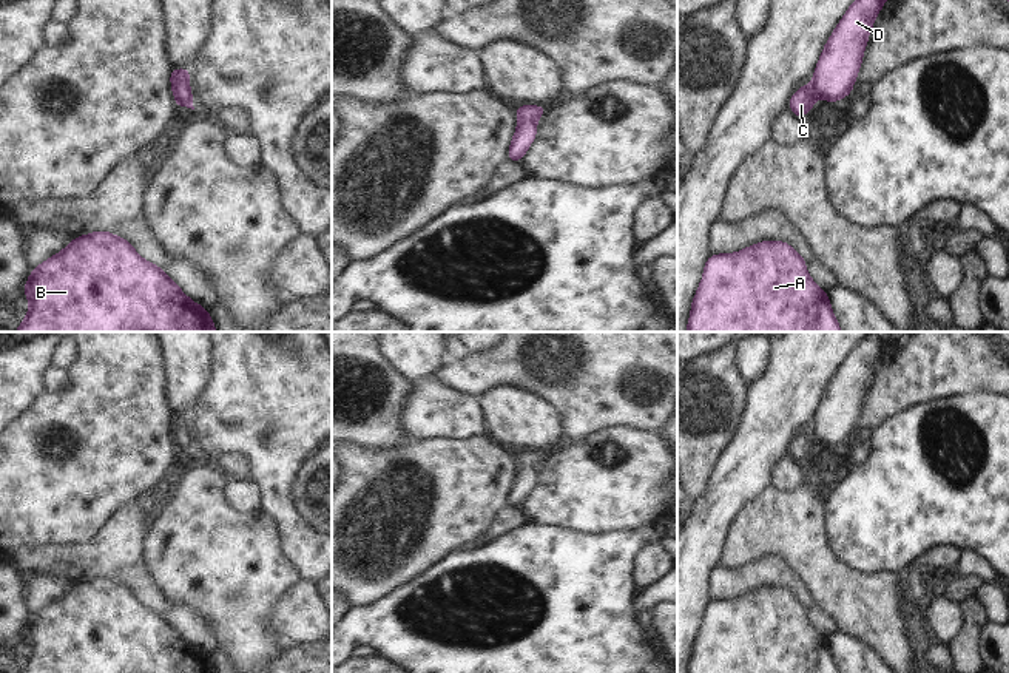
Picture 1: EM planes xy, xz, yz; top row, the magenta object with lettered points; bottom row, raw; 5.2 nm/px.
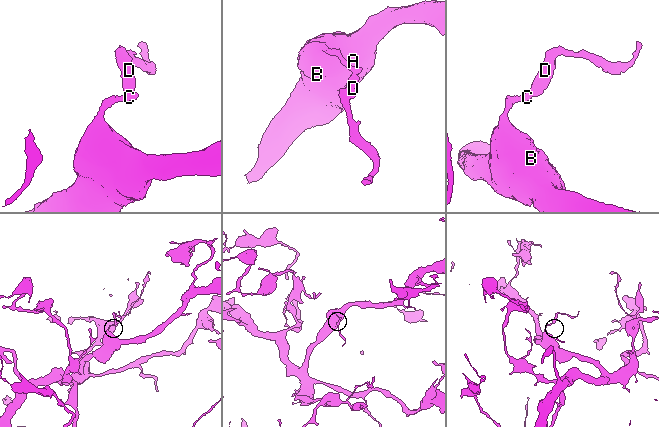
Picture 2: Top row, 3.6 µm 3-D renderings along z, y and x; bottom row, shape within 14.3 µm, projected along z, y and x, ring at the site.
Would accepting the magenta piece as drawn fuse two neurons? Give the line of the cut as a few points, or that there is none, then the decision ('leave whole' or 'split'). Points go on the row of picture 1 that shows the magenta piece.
no cut; leave whole

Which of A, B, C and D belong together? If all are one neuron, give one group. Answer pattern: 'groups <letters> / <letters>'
groups A B C D

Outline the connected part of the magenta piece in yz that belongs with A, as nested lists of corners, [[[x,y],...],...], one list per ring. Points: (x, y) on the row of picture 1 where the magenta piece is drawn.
[[[764,241],[736,253],[710,255],[691,303],[687,332],[842,332],[824,292],[810,278],[805,259],[782,241]]]

